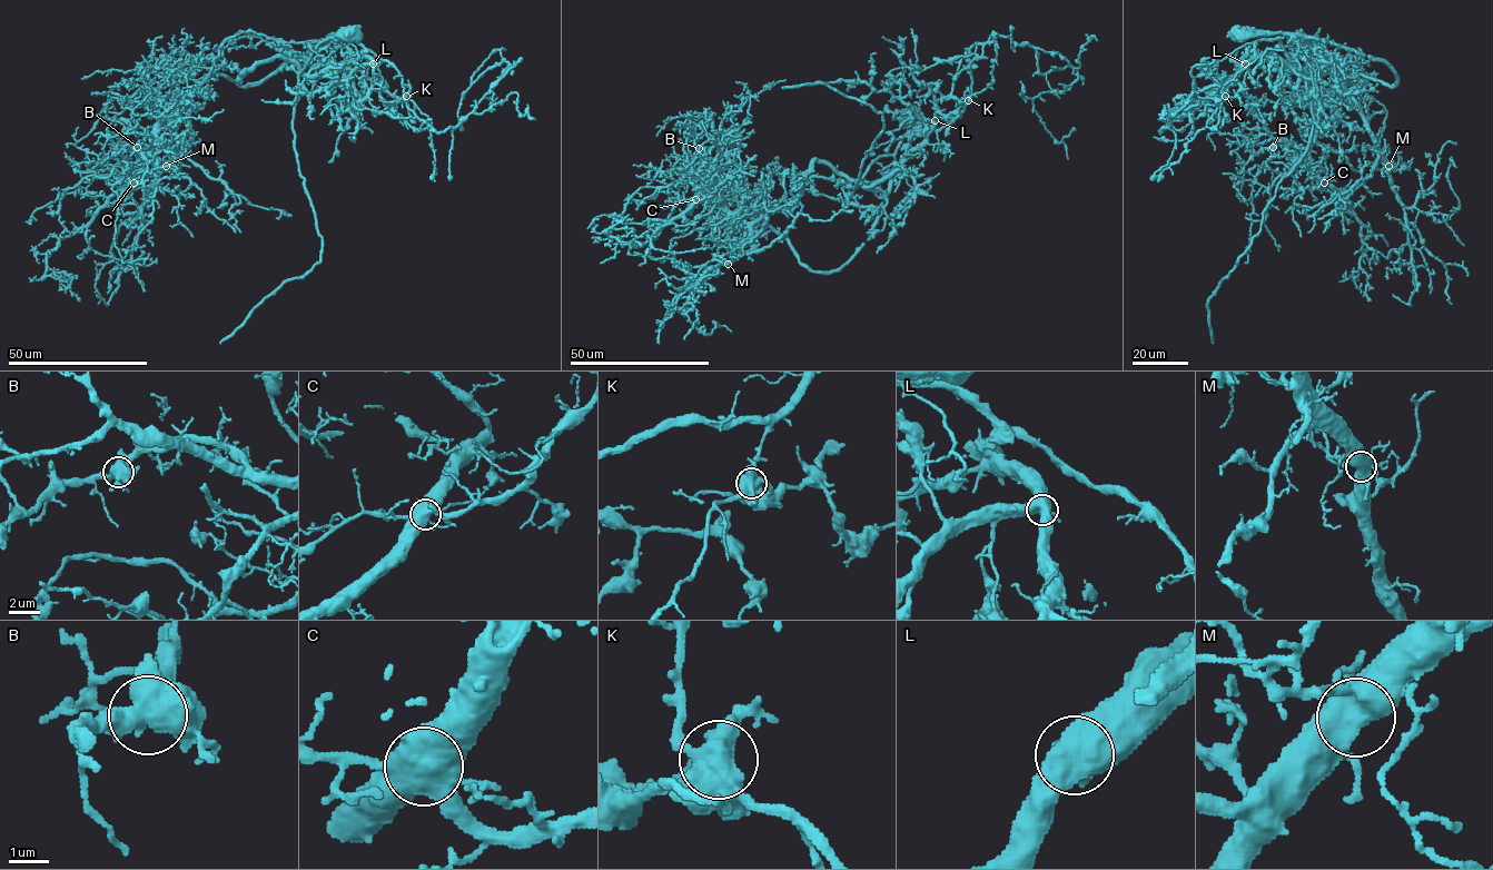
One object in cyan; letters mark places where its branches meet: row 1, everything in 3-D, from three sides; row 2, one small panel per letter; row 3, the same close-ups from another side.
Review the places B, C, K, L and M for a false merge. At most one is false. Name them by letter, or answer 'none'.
K

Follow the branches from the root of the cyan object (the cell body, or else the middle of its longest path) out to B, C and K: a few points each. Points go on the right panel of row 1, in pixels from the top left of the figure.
B: (1241, 33), (1307, 42), (1301, 31), (1293, 49), (1296, 69), (1333, 96), (1337, 115), (1307, 147), (1273, 147)
C: (1241, 33), (1307, 41), (1299, 31), (1296, 69), (1332, 94), (1337, 112), (1309, 152), (1324, 183)
K: (1241, 33), (1288, 35), (1256, 41), (1255, 55), (1238, 71), (1225, 96)

